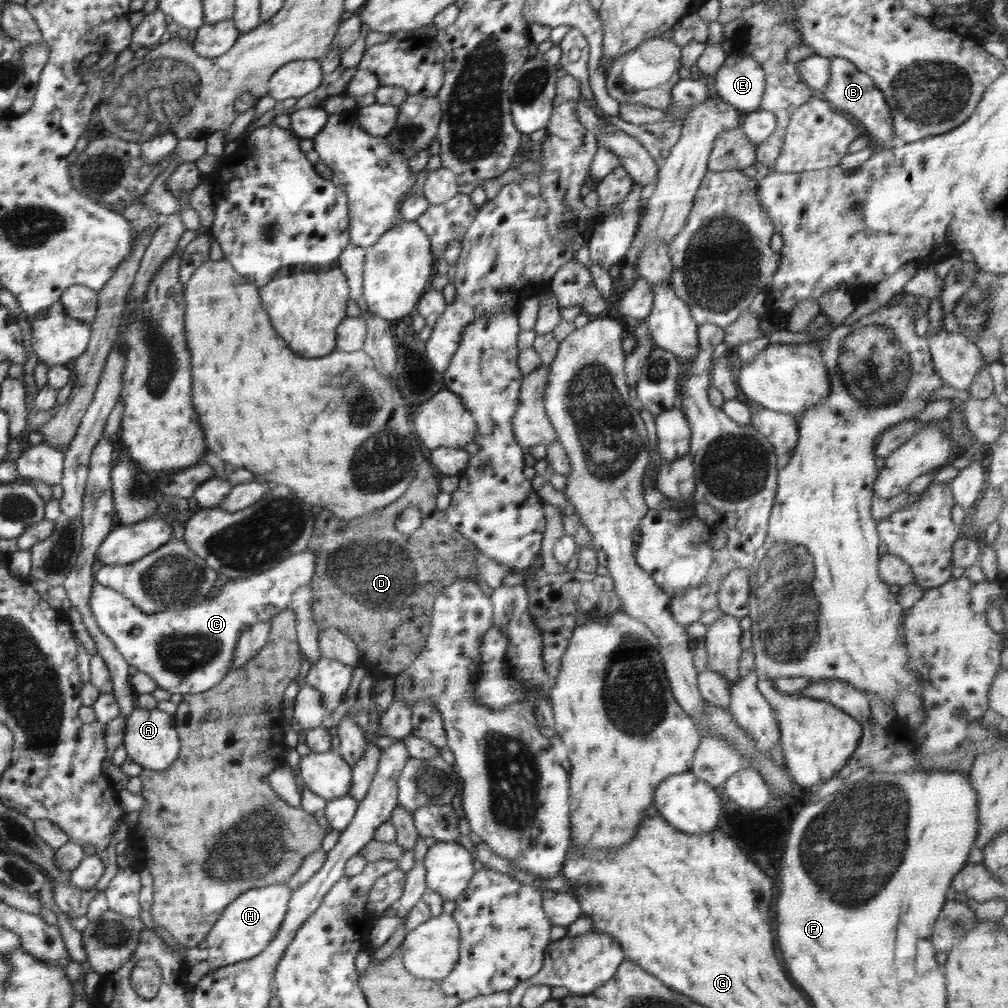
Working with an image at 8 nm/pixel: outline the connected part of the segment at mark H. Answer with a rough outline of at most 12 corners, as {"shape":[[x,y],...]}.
{"shape":[[248,890],[188,951],[188,990],[214,969],[259,956],[292,891]]}

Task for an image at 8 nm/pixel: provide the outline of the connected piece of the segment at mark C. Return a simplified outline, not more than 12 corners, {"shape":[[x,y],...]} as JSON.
{"shape":[[312,549],[148,614],[92,584],[98,628],[170,694],[230,672],[240,635],[314,576]]}

